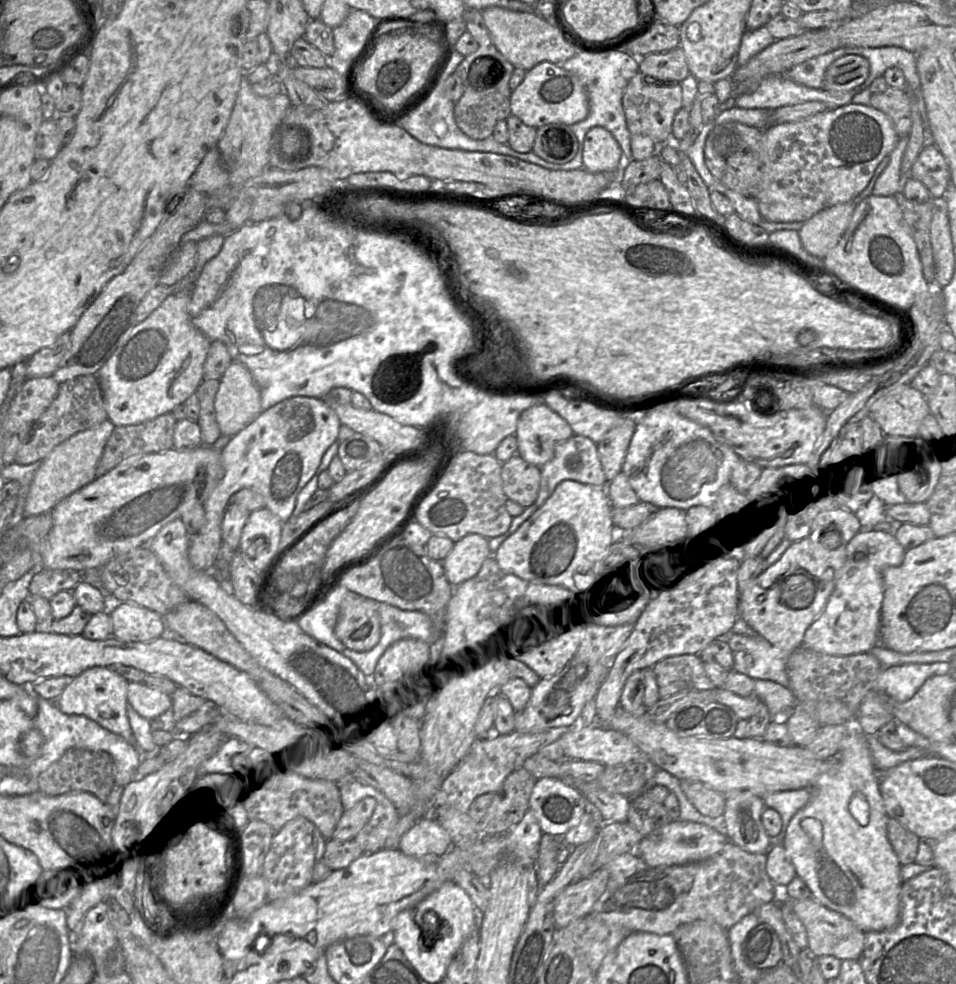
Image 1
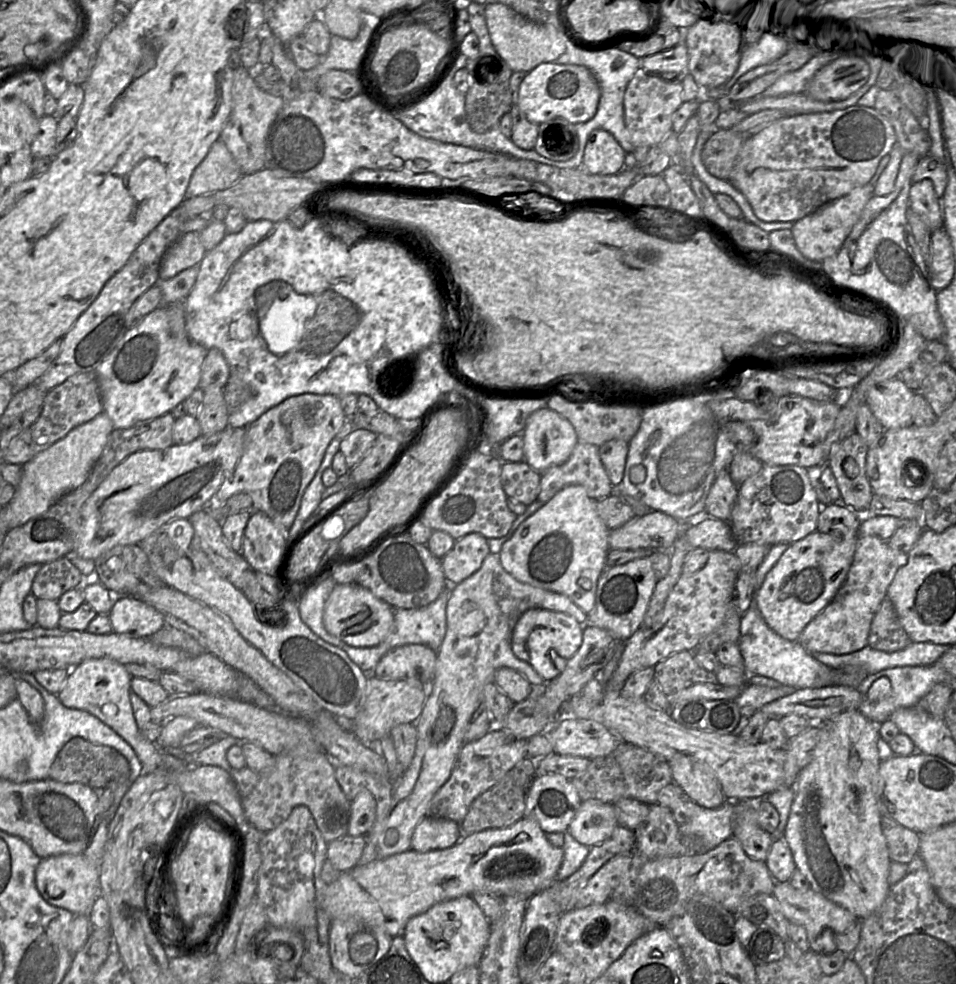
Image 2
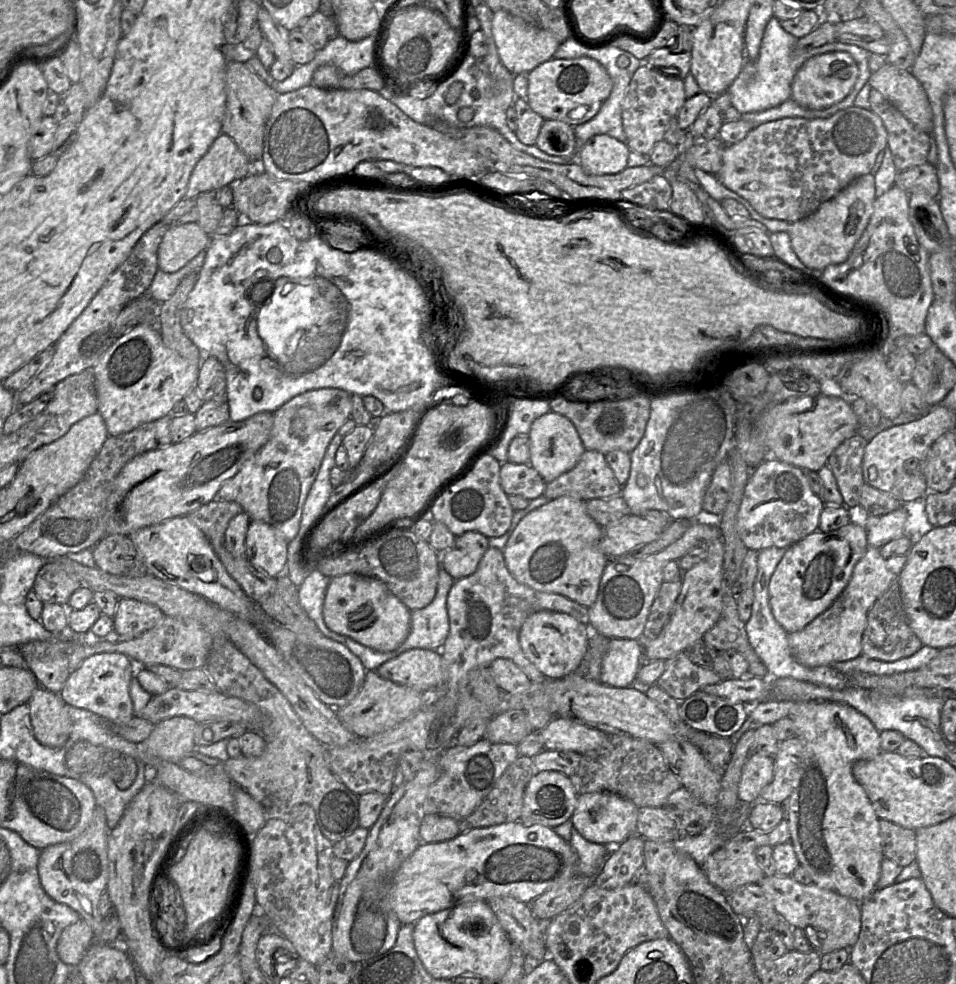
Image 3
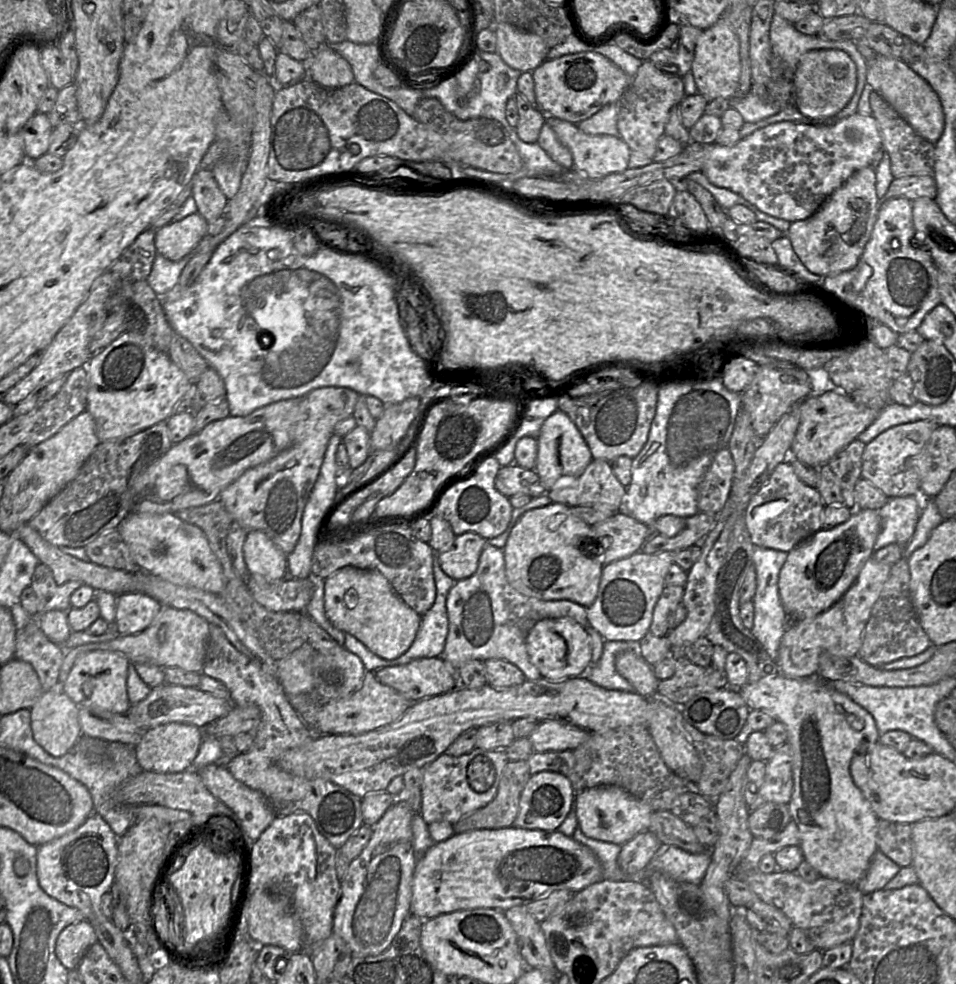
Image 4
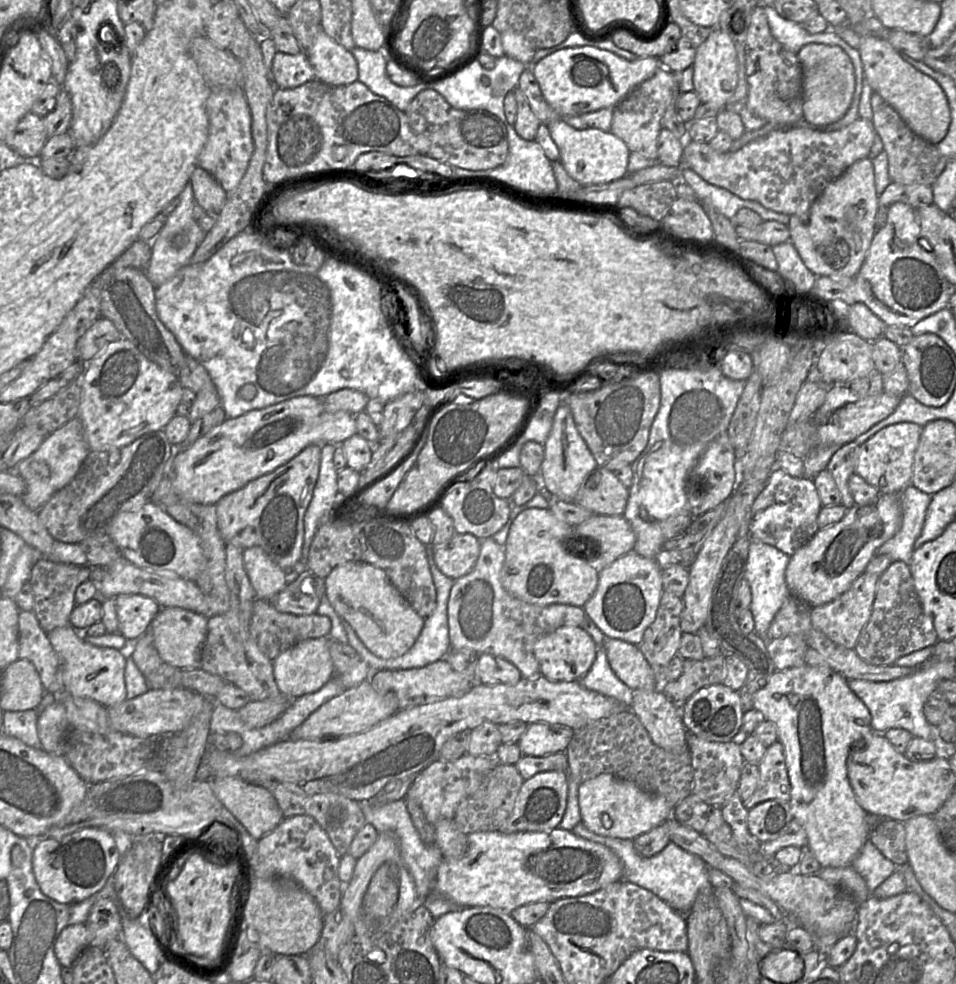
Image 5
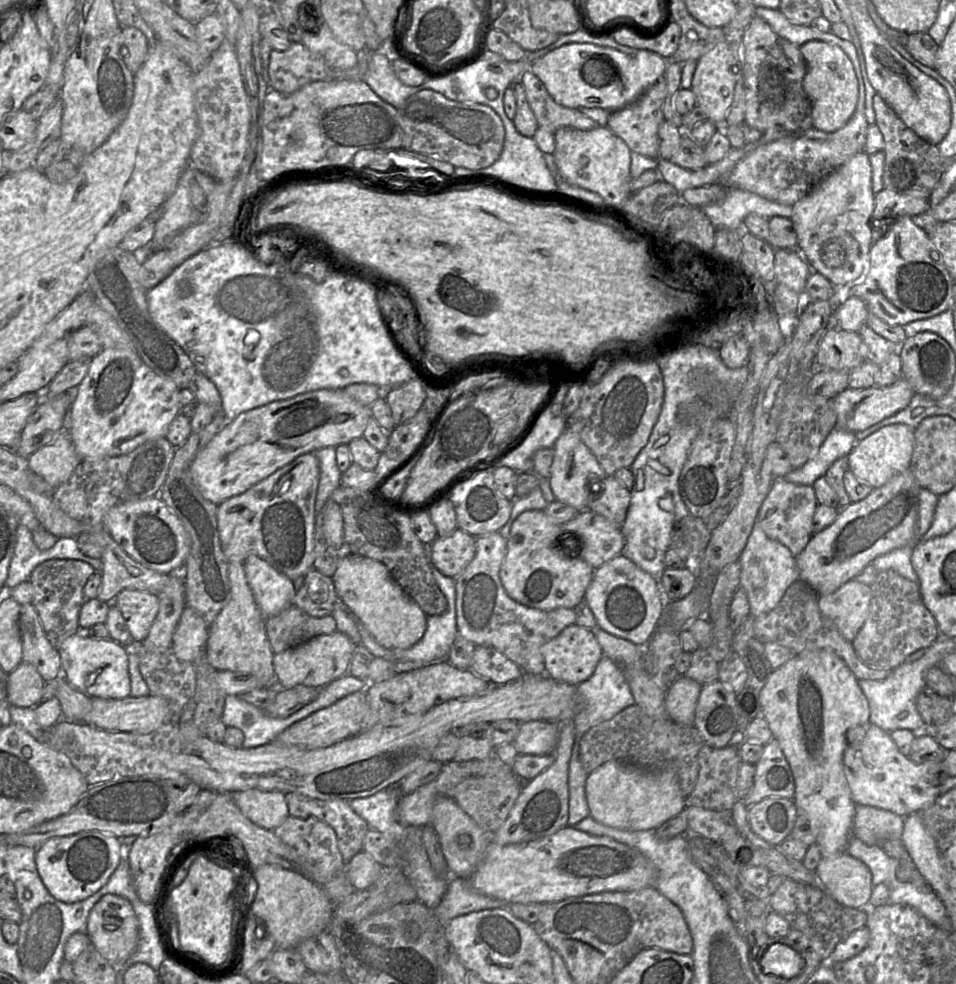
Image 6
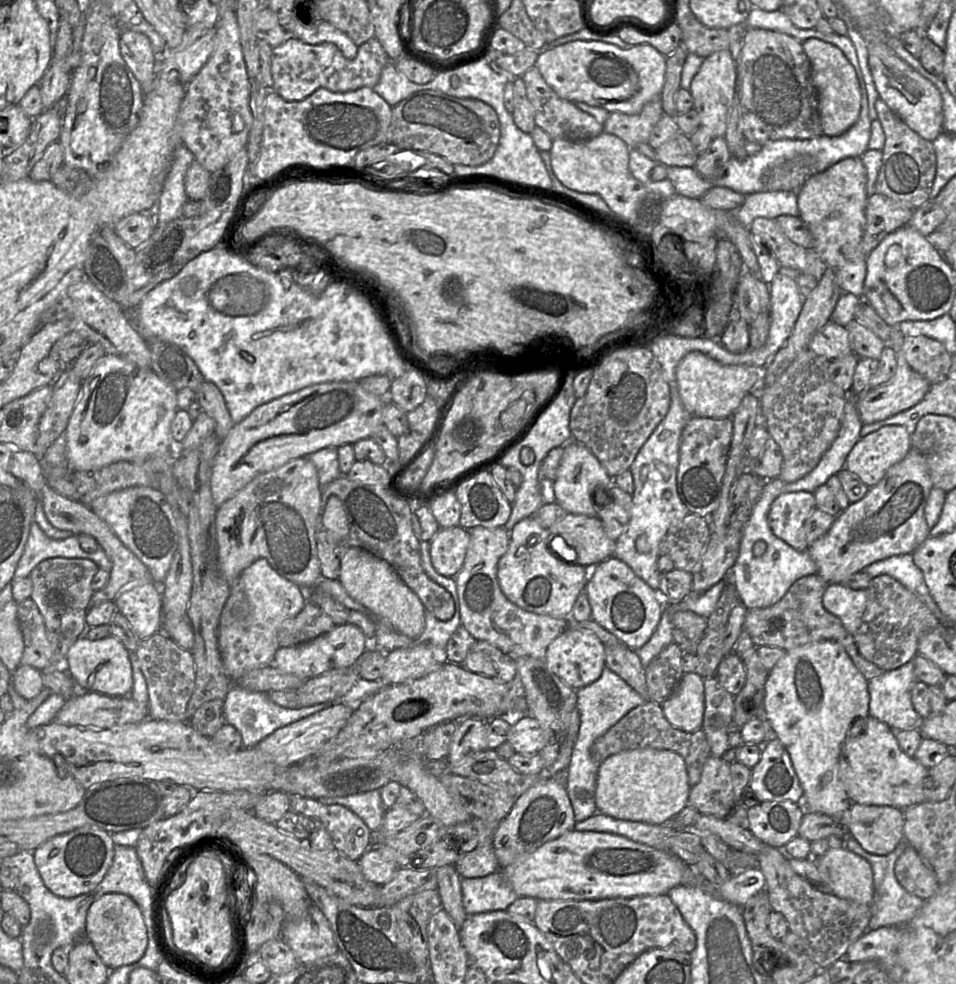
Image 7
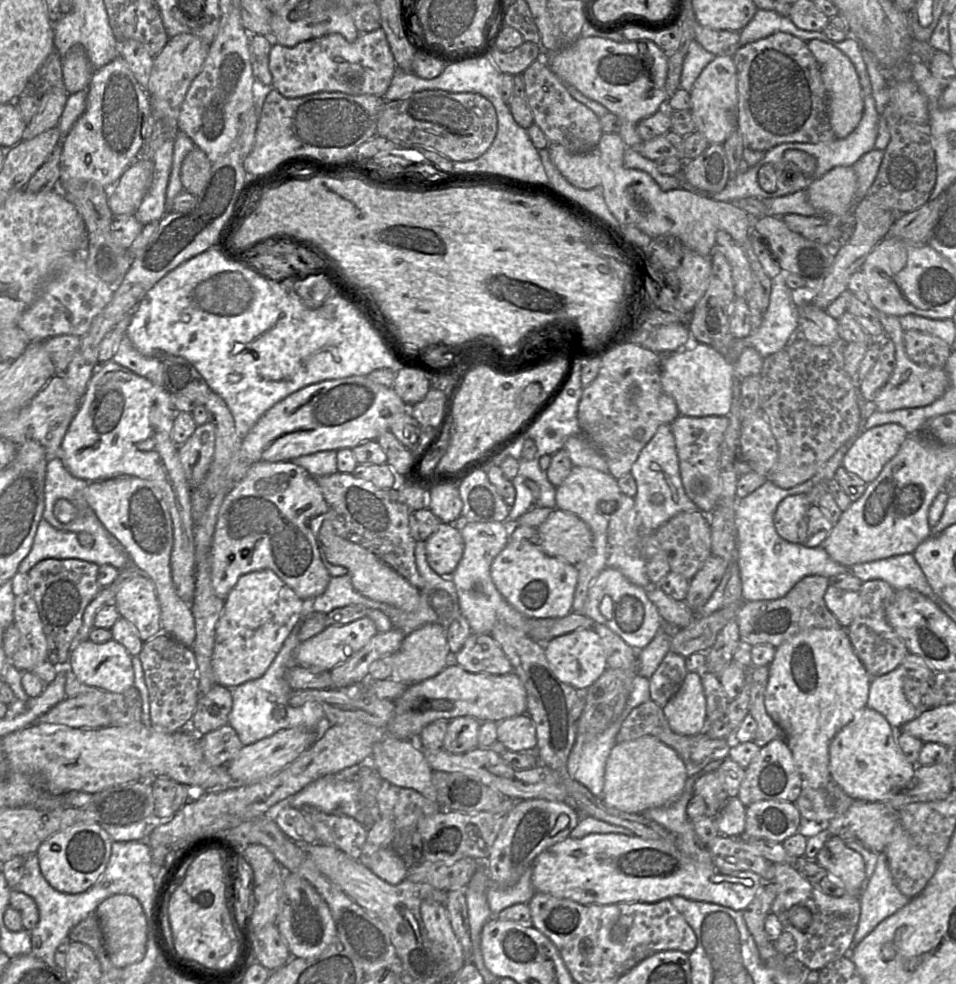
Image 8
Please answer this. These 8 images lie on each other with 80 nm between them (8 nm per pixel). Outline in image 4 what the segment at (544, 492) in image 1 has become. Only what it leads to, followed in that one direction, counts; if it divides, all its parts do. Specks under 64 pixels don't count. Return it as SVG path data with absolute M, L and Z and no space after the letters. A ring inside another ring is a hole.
M592 459L579 477L562 477L545 494L553 503L569 507L601 503L618 507L619 511L625 493L626 487L614 475L610 462Z

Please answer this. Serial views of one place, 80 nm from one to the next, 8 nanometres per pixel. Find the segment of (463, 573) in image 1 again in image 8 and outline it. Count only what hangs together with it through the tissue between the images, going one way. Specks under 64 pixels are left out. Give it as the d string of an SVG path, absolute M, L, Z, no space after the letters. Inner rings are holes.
M440 523L434 532L425 541L426 559L431 569L440 576L451 576L462 558L464 540L458 524Z

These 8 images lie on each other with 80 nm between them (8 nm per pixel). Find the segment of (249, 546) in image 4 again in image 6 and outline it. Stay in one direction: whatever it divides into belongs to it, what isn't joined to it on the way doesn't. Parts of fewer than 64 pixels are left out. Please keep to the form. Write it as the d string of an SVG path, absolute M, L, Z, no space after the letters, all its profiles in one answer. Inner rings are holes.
M256 555L244 561L245 576L264 619L279 614L292 604L296 593L292 580Z

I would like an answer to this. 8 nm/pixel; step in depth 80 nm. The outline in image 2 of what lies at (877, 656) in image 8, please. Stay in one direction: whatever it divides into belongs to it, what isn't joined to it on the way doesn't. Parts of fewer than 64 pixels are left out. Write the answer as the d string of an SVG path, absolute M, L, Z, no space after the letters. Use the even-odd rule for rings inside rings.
M885 597L871 622L868 646L879 651L895 652L911 643L891 600Z

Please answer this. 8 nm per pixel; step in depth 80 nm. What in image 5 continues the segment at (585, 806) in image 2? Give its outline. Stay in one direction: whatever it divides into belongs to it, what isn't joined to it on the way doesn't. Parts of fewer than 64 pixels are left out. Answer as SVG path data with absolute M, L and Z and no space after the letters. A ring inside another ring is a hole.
M604 773L589 779L578 790L581 822L595 834L634 840L672 816L673 809L663 796L641 790L634 783Z

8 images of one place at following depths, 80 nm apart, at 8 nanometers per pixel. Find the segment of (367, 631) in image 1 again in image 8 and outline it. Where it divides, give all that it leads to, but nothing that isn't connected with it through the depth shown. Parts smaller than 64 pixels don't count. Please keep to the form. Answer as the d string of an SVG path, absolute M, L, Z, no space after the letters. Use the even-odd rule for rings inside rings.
M325 514L312 518L310 528L316 541L323 543L327 559L332 564L344 566L347 569L356 591L366 598L391 605L405 612L411 612L418 607L420 595L415 587L368 549L337 536L330 521L324 521L325 518Z

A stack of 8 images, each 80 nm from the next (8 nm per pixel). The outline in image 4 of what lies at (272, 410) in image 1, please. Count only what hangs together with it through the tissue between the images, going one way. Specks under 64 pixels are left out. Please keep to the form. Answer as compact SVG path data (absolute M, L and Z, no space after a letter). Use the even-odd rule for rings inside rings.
M347 387L316 388L300 398L297 422L290 429L291 445L272 460L245 471L219 494L218 500L247 533L261 531L288 555L301 533L302 514L316 482L335 425L353 415L361 394Z

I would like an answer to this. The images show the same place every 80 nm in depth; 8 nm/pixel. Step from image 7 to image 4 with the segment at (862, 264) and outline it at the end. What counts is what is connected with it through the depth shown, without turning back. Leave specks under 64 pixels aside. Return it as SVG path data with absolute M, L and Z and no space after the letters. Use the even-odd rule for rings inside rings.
M871 166L860 169L827 197L811 217L790 224L786 235L792 244L793 250L811 273L821 277L837 275L851 270L857 265L871 237L881 204L881 200L878 199L876 194L875 172L876 170Z

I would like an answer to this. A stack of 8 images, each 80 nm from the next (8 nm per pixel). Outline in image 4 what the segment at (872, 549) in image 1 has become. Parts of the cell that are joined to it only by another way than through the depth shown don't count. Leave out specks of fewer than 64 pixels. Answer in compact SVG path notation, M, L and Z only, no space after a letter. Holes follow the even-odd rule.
M872 555L855 582L834 605L812 620L792 623L781 638L776 659L778 673L792 678L810 677L817 673L819 656L825 651L839 657L858 656L872 607L889 577L891 566L877 562Z

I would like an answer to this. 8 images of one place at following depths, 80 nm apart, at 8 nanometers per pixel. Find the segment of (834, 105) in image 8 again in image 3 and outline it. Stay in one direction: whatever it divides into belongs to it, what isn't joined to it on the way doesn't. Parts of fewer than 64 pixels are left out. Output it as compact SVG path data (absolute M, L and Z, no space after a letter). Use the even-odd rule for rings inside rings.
M844 51L819 54L808 59L797 71L792 82L791 98L800 106L819 110L842 101L853 89L858 77L858 66Z

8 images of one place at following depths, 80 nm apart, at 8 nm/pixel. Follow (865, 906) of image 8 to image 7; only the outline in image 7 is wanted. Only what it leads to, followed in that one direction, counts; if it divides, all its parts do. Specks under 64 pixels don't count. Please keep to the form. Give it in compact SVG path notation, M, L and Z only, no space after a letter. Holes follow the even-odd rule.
M902 841L886 855L888 866L884 879L881 885L875 889L870 904L872 915L868 930L904 924L911 920L925 903L924 899L906 891L895 876L895 863L906 846L907 843Z

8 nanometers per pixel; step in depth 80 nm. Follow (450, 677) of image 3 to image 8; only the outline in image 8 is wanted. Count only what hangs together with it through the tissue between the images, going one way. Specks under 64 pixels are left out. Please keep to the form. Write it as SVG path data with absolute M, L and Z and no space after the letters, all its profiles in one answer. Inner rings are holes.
M461 521L454 524L459 525L464 550L451 579L456 588L460 612L467 620L472 633L489 634L496 623L505 622L529 636L533 618L521 614L512 607L499 593L490 575L491 563L506 546L511 526L506 521L487 523Z

